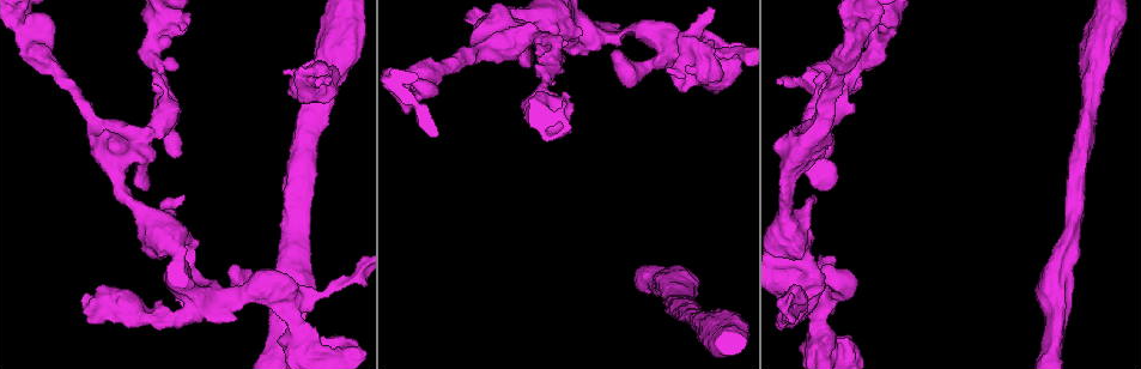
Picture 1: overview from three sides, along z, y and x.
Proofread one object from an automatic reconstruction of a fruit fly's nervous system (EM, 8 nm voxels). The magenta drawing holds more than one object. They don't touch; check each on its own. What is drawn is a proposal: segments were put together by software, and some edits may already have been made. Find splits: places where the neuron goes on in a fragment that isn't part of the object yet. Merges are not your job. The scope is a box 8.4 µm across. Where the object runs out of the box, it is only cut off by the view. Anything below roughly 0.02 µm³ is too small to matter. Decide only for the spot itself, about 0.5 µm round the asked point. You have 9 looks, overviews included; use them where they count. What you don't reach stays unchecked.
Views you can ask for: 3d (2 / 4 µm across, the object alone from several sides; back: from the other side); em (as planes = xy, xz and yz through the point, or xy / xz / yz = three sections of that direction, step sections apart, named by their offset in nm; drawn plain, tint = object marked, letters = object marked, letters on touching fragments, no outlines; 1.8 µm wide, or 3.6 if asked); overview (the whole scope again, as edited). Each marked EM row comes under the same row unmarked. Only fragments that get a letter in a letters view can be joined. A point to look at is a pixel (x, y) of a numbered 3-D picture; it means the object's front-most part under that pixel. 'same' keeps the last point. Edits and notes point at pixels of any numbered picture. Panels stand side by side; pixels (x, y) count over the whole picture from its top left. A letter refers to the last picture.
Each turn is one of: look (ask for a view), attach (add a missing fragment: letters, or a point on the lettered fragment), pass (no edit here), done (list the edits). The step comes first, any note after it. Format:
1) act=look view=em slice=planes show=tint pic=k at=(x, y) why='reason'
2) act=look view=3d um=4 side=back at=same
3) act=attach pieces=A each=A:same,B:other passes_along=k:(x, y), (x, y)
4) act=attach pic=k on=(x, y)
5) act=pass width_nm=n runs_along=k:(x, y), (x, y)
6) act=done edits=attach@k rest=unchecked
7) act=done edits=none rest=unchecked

act=look view=em slice=xy step=8 show=tint pic=1 at=(353, 350) why='calibre changes'

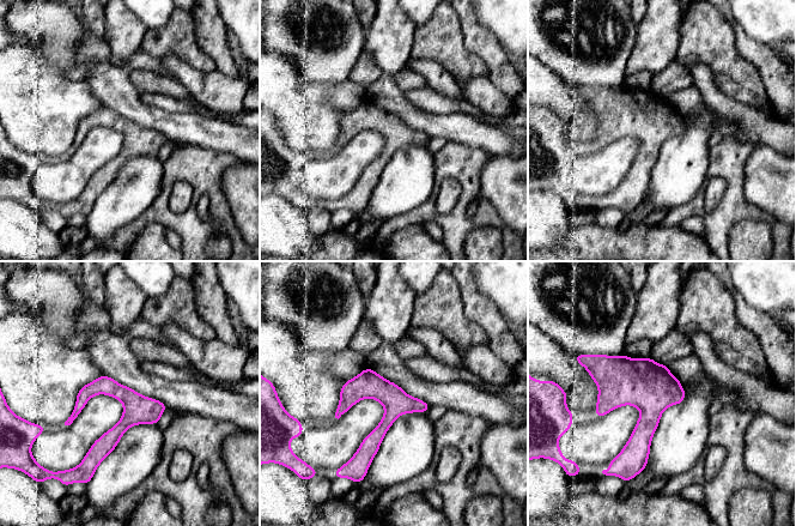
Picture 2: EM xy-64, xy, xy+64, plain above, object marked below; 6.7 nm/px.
act=look view=em slice=xy step=8 show=letters at=same why='see the neighbours'

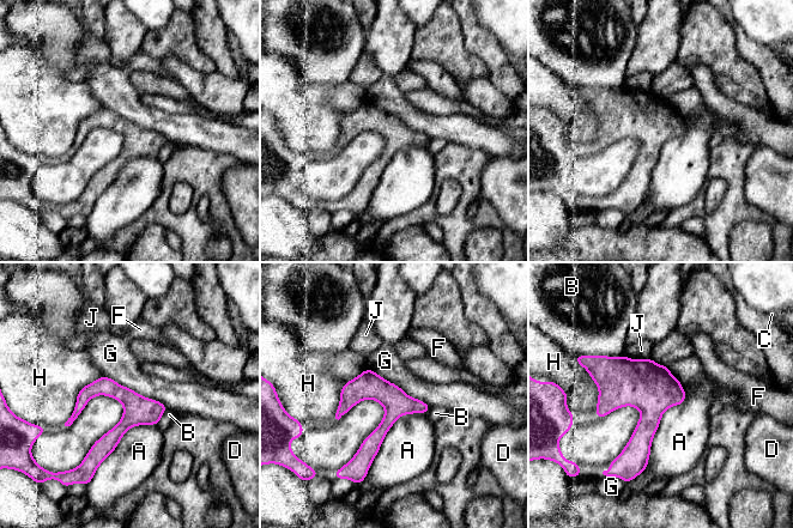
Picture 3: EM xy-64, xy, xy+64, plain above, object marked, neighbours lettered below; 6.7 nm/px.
act=pass width_nm=180 each=A:other,B:other,C:other,D:other,F:other,G:other,H:other,J:other found='none of them fits'

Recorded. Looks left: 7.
act=look view=3d um=4 pic=1 at=(335, 79) why='stops while still wide'

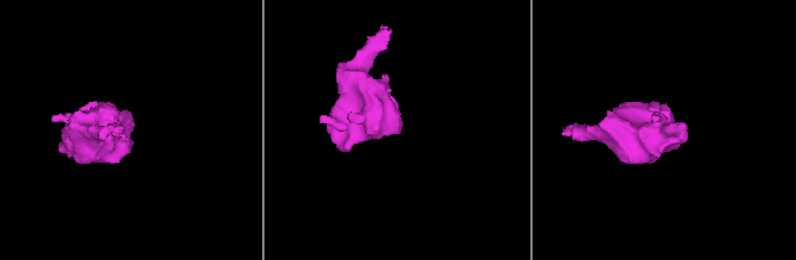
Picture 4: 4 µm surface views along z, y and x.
act=look view=em um=3.6 slice=planes show=letters pic=4 at=(129, 132) why='now the EM'

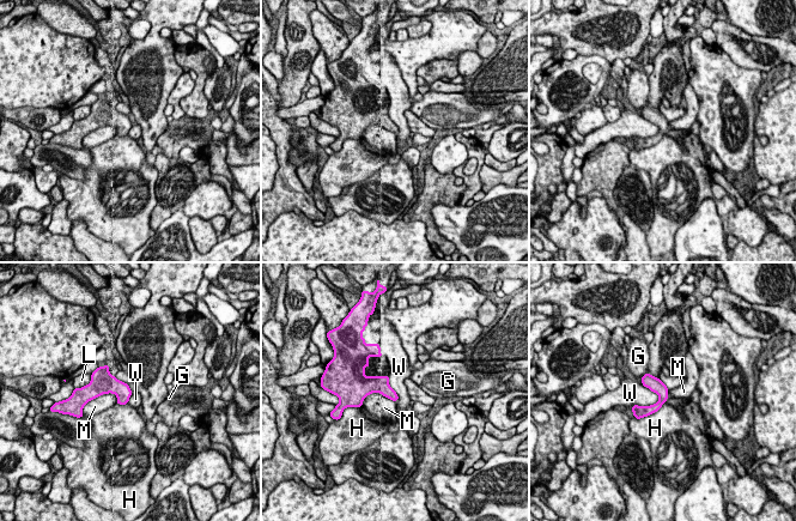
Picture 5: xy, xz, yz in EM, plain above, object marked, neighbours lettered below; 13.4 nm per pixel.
act=pass each=G:other,H:other,L:other,M:other,W:other found='none of them fits'

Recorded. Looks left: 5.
act=look view=3d um=4 pic=1 at=(159, 117) why='narrows sharply'

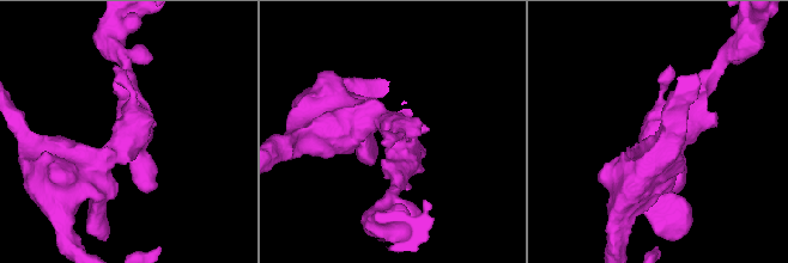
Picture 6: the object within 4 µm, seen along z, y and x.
act=look view=em slice=yz step=16 show=tint pic=6 at=(652, 132) why='shape alone is not enough'

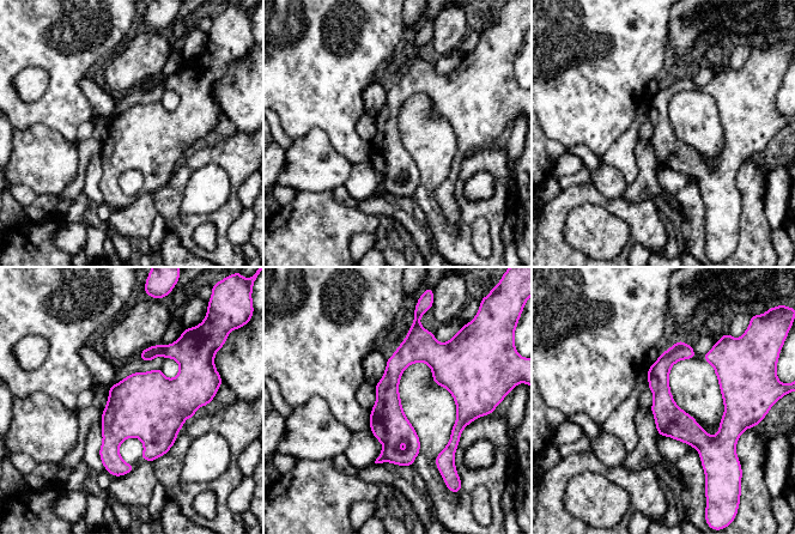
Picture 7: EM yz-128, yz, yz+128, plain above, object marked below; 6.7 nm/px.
act=look view=em slice=planes show=letters at=same why='cut it another way'

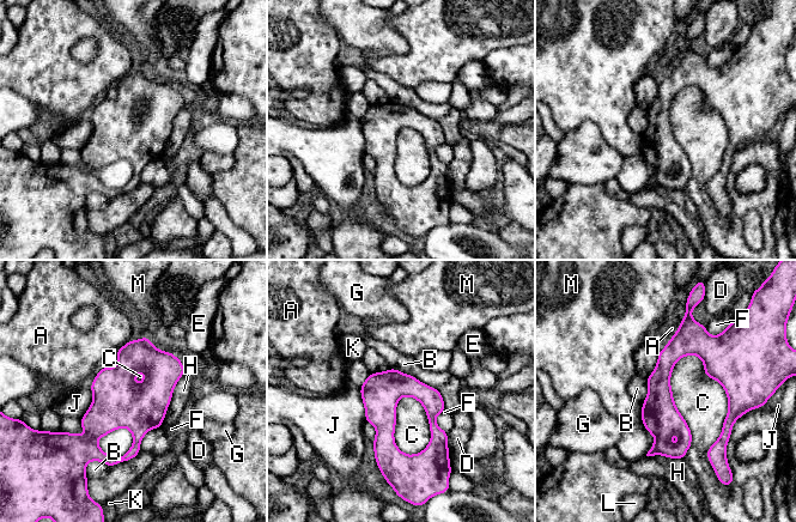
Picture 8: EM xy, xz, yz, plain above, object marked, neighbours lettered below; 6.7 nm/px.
act=pass width_nm=240 each=A:other,B:other,C:other,D:other,E:other,F:other,G:other,H:other,J:other,K:other,L:other,M:other found='none of them fits'

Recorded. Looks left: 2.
act=look view=em slice=xy step=4 show=letters pic=1 at=(95, 324) why='an open end'

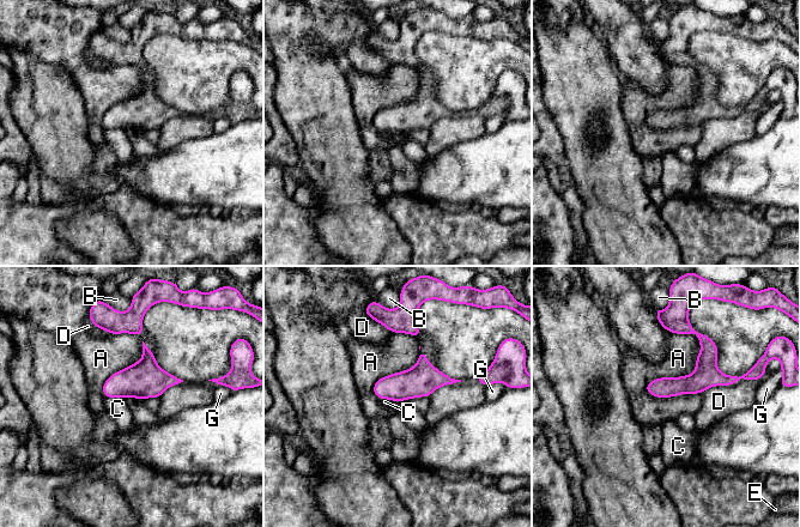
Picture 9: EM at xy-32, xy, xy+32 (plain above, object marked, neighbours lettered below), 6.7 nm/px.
act=pass each=A:other,B:other,C:other,D:other,E:other,G:other found='no lettered fragment goes on from it'

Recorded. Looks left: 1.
act=done edits=none rest=unchecked

